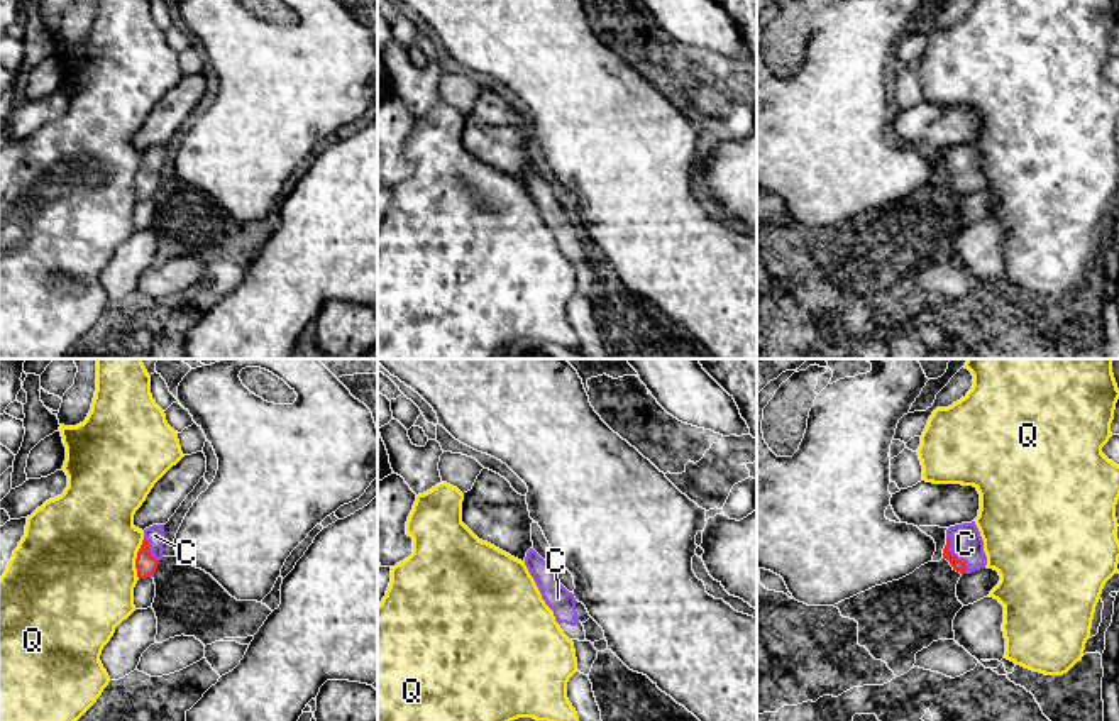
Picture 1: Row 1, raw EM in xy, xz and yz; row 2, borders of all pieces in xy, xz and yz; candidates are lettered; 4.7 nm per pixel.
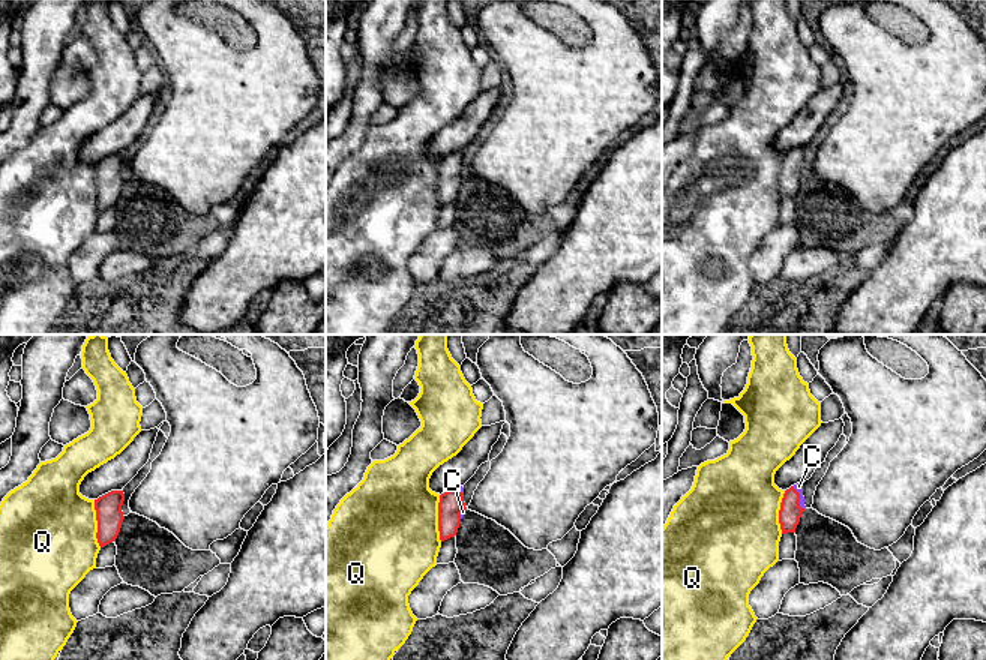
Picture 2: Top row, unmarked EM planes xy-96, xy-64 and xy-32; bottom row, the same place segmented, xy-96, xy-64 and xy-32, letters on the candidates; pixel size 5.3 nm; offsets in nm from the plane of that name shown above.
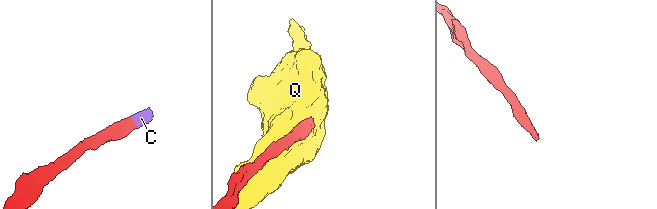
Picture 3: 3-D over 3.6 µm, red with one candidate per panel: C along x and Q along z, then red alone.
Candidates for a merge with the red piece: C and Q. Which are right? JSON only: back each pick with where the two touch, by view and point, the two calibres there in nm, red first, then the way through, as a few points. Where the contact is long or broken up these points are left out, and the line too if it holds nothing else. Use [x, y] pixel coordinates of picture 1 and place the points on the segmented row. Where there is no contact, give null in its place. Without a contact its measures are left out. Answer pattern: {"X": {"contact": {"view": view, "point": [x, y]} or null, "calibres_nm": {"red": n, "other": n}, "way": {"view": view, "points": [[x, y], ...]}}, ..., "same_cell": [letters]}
{"C": {"contact": {"view": "yz", "point": [952, 554]}, "calibres_nm": {"red": 60, "other": 160}, "way": {"view": "yz", "points": [[959, 566], [952, 554], [965, 544]]}}, "same_cell": ["C"]}

